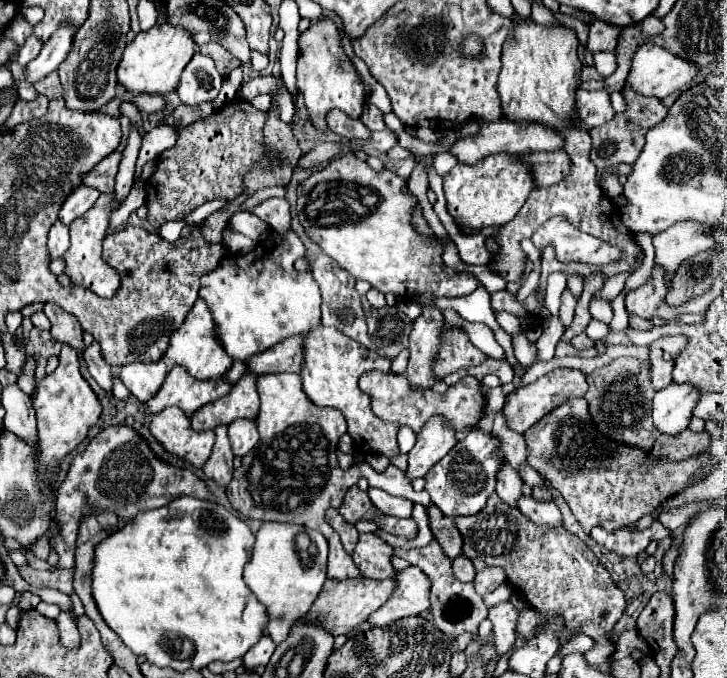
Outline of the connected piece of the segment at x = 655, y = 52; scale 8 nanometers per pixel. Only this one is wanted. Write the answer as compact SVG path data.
M644 44L632 58L626 84L642 96L654 96L662 100L690 84L696 72L698 66L670 54L668 50Z

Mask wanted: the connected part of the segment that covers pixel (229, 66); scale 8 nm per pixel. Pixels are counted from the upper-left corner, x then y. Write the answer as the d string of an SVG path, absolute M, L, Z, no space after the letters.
M216 42L204 44L204 46L200 48L200 52L202 52L202 54L210 54L210 56L214 58L214 62L216 62L216 66L218 66L218 72L220 72L224 78L226 78L234 68L240 66L240 62L238 62L228 50L222 50L222 46L216 44Z

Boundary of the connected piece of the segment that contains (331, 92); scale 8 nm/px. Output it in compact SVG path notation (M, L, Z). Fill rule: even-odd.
M325 18L314 23L300 36L298 40L298 90L304 94L306 108L310 112L312 124L318 130L326 130L326 110L338 108L346 112L350 118L360 118L366 104L366 94L360 76L356 74L352 62L346 58L344 50L340 48L340 34L334 21Z

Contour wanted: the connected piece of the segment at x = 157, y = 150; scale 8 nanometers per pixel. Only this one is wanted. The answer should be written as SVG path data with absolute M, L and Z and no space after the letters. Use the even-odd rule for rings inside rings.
M169 125L157 126L147 132L136 162L134 178L141 176L142 168L147 161L156 160L163 151L174 147L177 136L177 129Z

